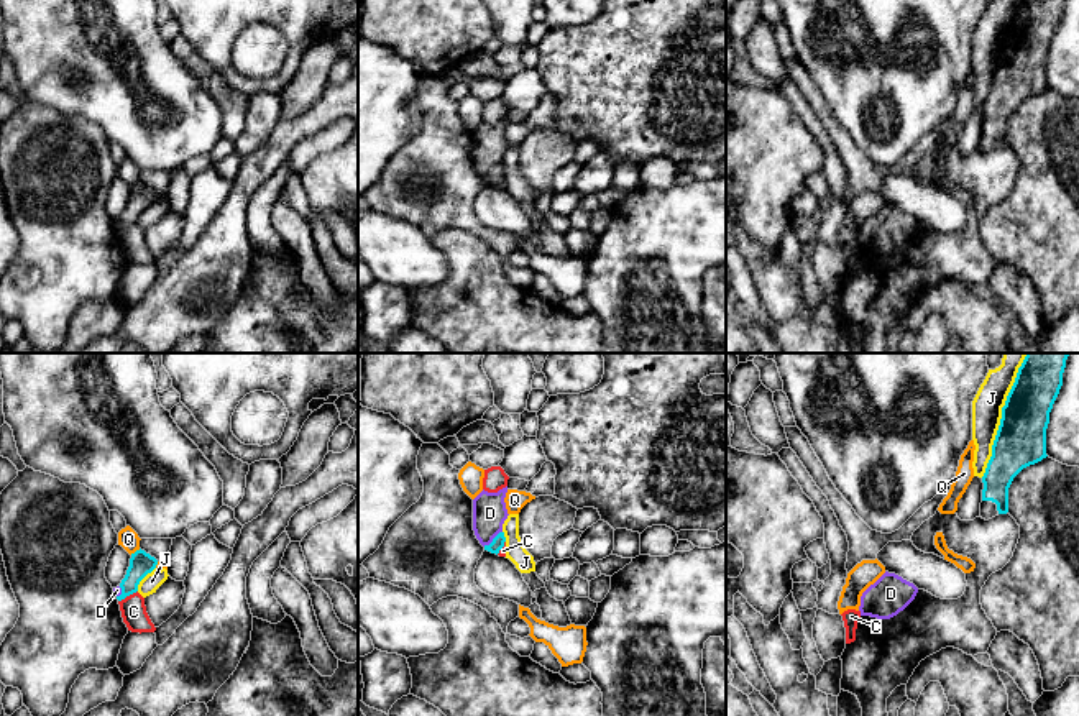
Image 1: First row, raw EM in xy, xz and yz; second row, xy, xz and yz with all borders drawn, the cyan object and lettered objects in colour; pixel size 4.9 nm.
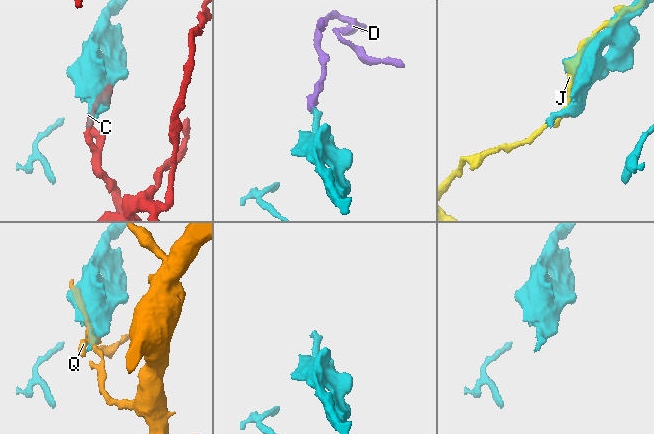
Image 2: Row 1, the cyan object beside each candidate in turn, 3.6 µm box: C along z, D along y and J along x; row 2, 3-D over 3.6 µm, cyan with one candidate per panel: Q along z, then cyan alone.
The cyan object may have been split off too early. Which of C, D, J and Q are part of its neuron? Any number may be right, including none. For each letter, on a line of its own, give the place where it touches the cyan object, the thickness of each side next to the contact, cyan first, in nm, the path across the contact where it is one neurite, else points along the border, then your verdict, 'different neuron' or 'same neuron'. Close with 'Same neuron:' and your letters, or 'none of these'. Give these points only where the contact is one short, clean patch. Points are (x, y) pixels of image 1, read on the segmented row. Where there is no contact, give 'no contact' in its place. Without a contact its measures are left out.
C: contact xy (127, 595); calibres 120 and 130 nm; different neuron
D: contact xz (493, 541); calibres 60 and 160 nm; way xz (498, 542), (493, 541), (490, 513); same neuron
J: contact yz (1002, 416); calibres 240 and 150 nm; different neuron
Q: contact xy (137, 550); calibres 120 and 100 nm; different neuron
Same neuron: D

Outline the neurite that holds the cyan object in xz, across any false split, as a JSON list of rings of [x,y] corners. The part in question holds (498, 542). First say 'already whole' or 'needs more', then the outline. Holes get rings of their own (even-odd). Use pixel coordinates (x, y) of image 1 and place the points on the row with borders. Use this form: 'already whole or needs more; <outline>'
needs more; [[[507,486],[498,493],[481,491],[473,499],[473,530],[484,550],[499,553],[504,547],[506,537],[503,524],[507,519],[506,498]]]

